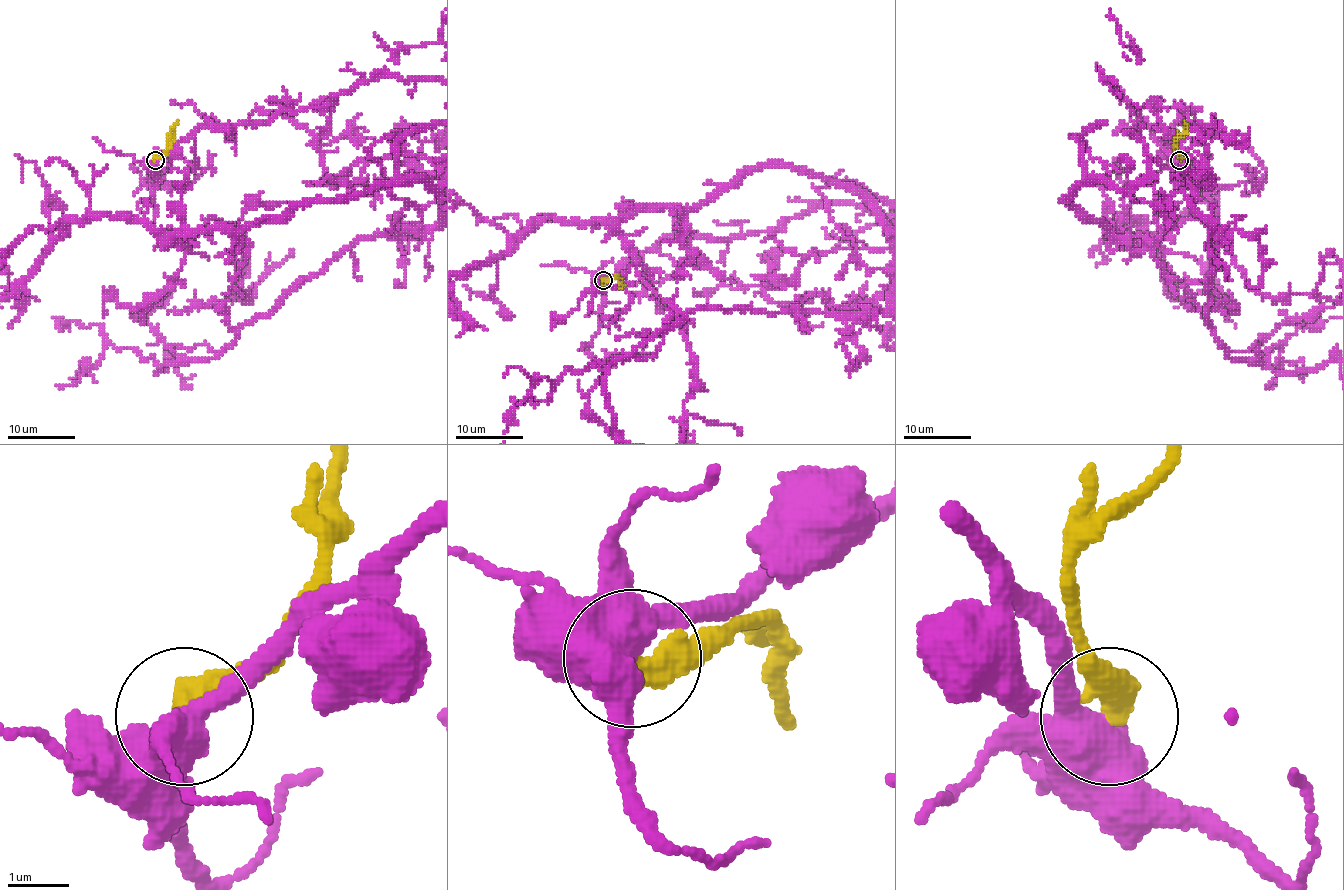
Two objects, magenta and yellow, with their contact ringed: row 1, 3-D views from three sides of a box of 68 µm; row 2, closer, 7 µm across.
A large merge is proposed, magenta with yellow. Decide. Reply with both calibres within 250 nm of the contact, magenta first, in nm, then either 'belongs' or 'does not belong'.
550/480 nm | does not belong

